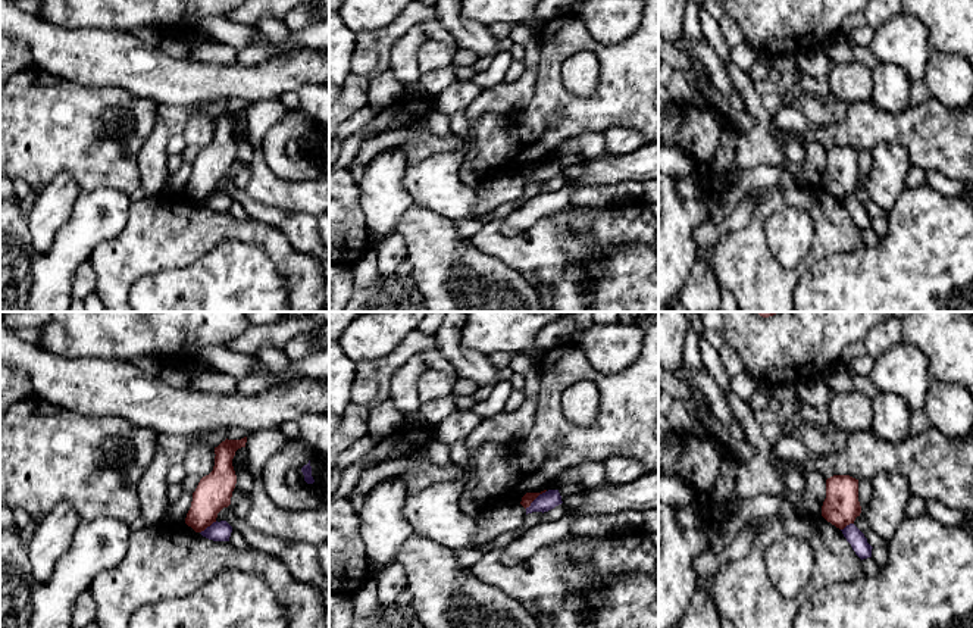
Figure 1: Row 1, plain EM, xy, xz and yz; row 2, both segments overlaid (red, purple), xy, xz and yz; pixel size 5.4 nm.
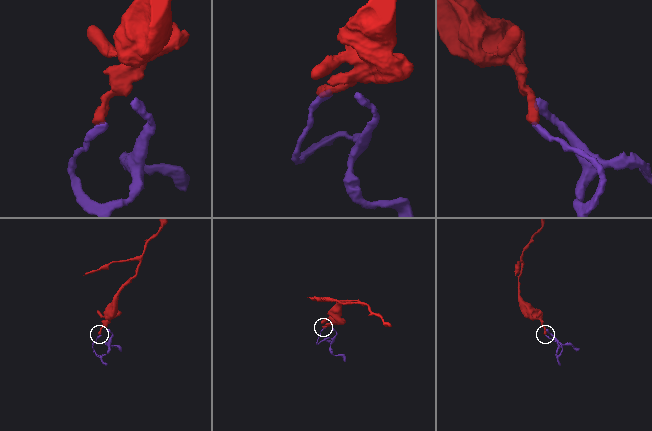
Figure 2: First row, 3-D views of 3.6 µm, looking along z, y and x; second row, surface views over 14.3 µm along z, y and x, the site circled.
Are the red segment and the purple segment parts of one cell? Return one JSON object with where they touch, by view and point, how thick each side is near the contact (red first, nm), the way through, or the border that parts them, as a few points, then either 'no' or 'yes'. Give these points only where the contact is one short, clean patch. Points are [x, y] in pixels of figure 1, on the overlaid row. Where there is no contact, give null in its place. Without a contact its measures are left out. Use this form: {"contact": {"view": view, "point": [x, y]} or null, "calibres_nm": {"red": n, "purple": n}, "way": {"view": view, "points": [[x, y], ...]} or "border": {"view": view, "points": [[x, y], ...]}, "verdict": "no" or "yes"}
{"contact": {"view": "xz", "point": [535, 497]}, "calibres_nm": {"red": 60, "purple": 100}, "border": {"view": "xz", "points": [[546, 490], [525, 508]]}, "verdict": "no"}

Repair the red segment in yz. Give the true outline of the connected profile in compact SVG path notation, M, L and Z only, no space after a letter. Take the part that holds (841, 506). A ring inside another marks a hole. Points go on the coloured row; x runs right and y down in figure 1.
M833 475L826 479L826 499L822 516L839 529L854 524L860 516L858 479L850 475Z

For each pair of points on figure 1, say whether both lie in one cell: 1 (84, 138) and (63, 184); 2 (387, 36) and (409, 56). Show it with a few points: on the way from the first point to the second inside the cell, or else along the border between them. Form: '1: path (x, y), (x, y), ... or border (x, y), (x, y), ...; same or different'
1: border (81, 190), (71, 175), (58, 174), (38, 193); different
2: border (416, 25), (396, 41), (388, 66); different

